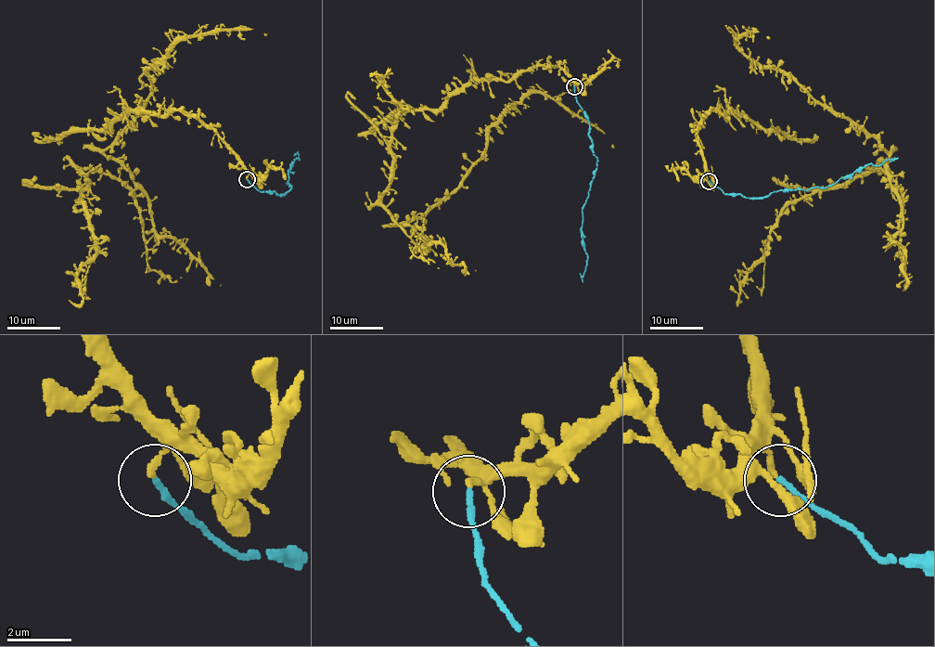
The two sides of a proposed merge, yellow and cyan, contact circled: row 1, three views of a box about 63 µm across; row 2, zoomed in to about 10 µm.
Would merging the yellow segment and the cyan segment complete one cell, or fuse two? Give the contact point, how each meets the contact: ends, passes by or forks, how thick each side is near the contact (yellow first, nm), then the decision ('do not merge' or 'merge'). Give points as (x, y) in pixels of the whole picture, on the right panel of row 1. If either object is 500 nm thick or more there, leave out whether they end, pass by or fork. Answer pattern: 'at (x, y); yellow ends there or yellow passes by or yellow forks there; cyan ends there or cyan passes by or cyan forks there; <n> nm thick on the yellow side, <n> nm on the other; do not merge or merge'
at (709, 181); yellow ends there; cyan ends there; 180 nm thick on the yellow side, 180 nm on the other; do not merge

